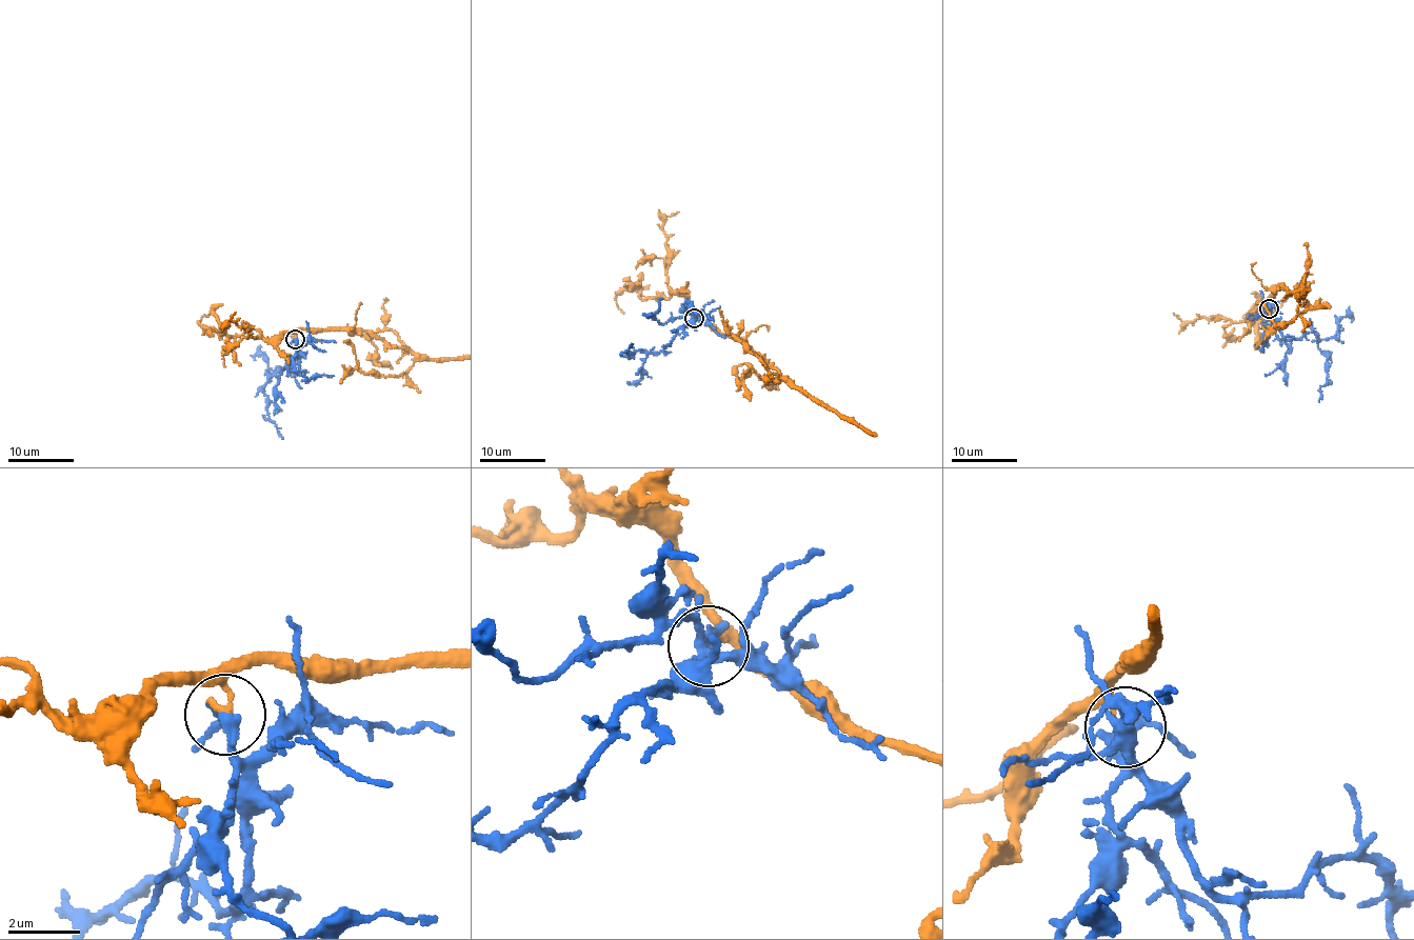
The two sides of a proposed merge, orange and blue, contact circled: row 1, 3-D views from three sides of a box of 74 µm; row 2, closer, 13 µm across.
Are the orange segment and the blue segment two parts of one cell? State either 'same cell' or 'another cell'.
another cell

